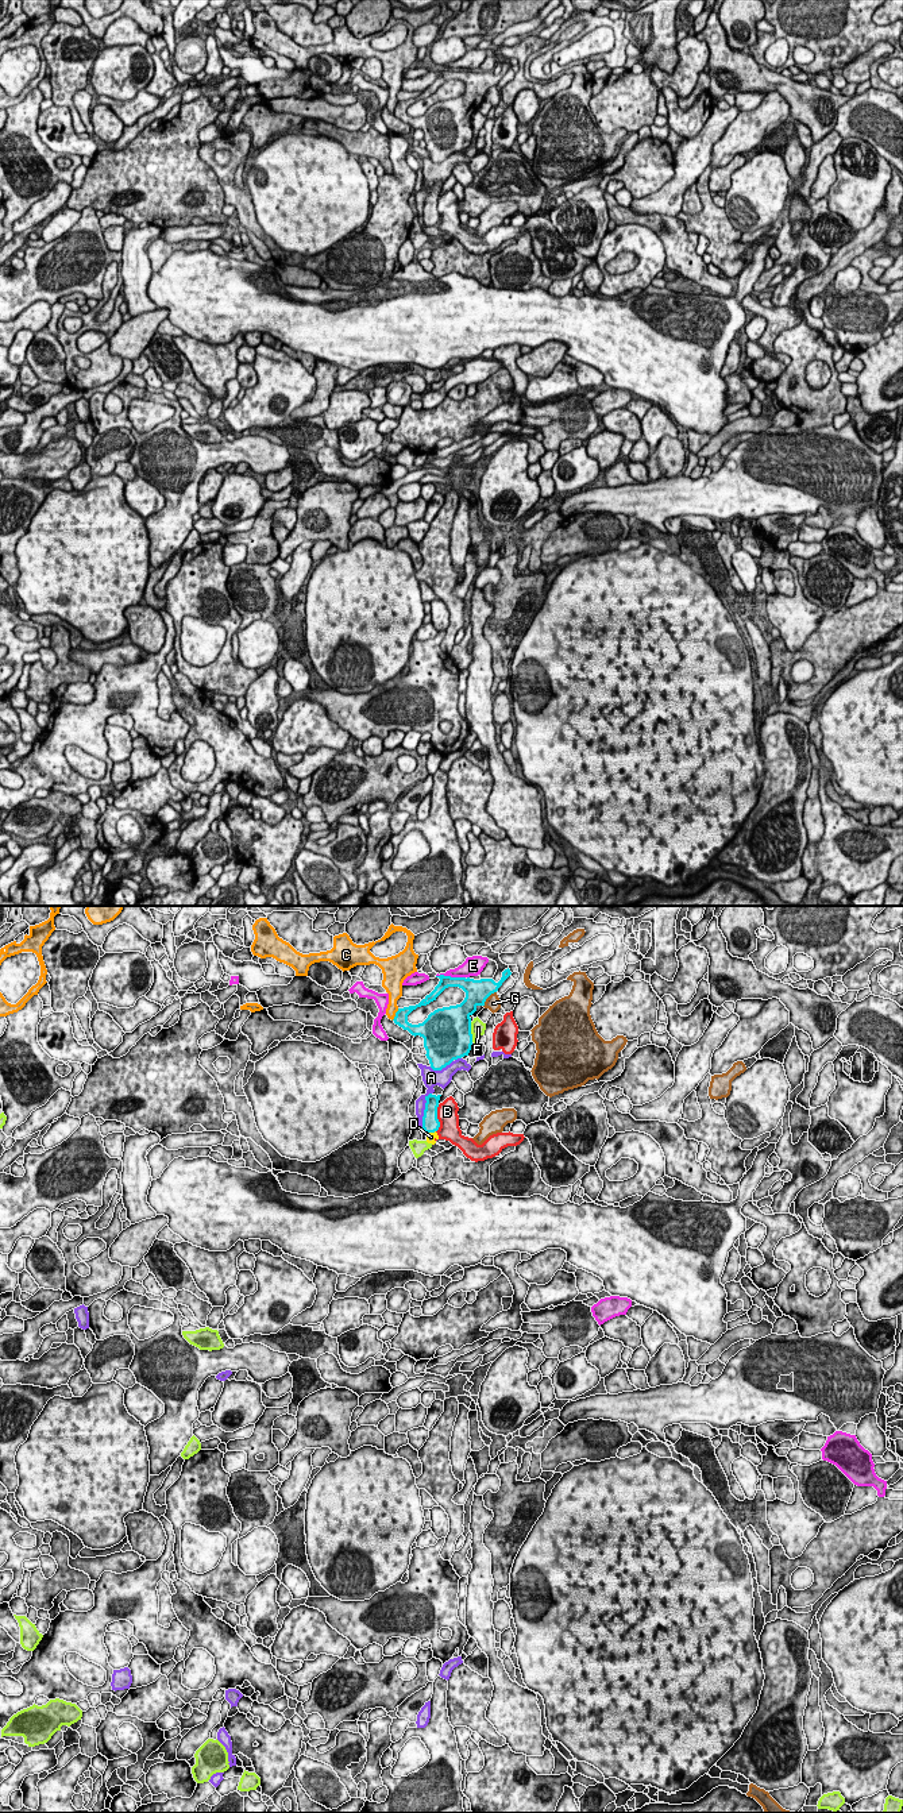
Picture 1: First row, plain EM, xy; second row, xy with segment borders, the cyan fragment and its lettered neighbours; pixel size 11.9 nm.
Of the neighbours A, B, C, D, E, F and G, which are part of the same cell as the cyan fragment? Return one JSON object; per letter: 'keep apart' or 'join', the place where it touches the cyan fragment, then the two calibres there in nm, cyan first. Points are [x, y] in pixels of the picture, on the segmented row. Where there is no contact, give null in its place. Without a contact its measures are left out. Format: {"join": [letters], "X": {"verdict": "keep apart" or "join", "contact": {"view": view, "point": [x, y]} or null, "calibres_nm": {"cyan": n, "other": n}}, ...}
{"join": [], "A": {"verdict": "keep apart", "contact": {"view": "xy", "point": [424, 1111]}, "calibres_nm": {"cyan": 200, "other": 130}}, "B": {"verdict": "keep apart", "contact": {"view": "xy", "point": [436, 1118]}, "calibres_nm": {"cyan": 200, "other": 260}}, "C": {"verdict": "keep apart", "contact": {"view": "xy", "point": [396, 1014]}, "calibres_nm": {"cyan": 160, "other": 160}}, "D": {"verdict": "keep apart", "contact": {"view": "xy", "point": [431, 1131]}, "calibres_nm": {"cyan": 200, "other": 100}}, "E": {"verdict": "keep apart", "contact": {"view": "xy", "point": [450, 976]}, "calibres_nm": {"cyan": 160, "other": 190}}, "F": {"verdict": "keep apart", "contact": {"view": "xy", "point": [470, 1032]}, "calibres_nm": {"cyan": 500, "other": 170}}, "G": {"verdict": "keep apart", "contact": {"view": "xy", "point": [487, 996]}, "calibres_nm": {"cyan": 280, "other": 180}}}

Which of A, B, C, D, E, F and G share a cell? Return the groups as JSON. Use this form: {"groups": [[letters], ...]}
{"groups": [["A"], ["B", "D"], ["C"], ["E"], ["F"], ["G"]]}

